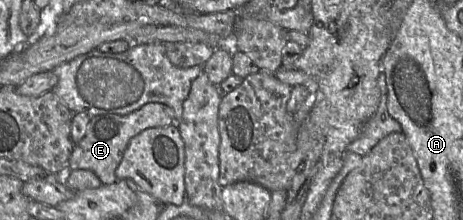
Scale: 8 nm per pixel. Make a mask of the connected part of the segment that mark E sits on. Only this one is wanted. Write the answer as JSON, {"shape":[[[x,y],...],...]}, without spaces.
{"shape":[[[148,103],[127,115],[102,114],[90,118],[84,137],[73,145],[67,171],[90,170],[102,185],[117,181],[115,170],[121,162],[130,140],[140,132],[174,124],[174,111],[161,103]]]}

